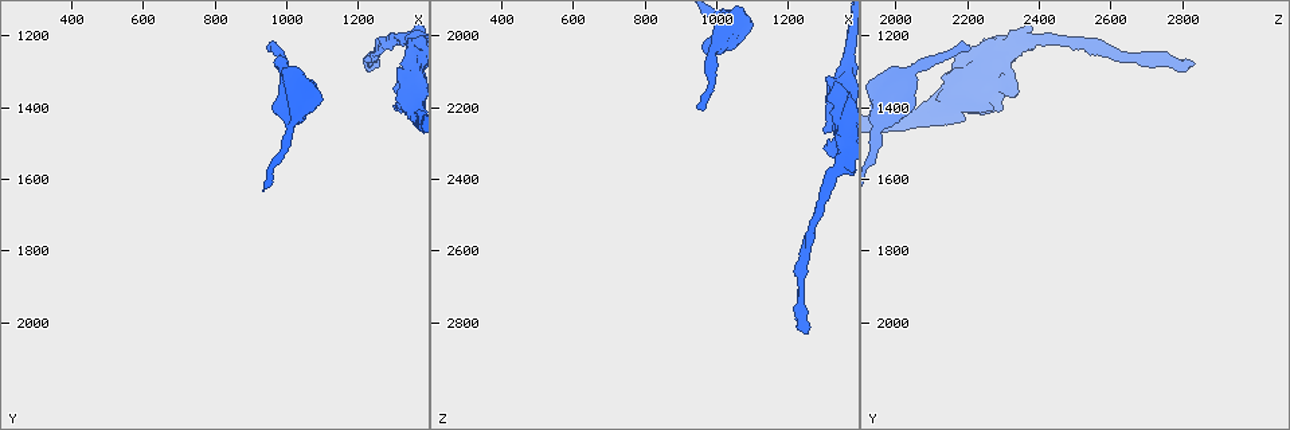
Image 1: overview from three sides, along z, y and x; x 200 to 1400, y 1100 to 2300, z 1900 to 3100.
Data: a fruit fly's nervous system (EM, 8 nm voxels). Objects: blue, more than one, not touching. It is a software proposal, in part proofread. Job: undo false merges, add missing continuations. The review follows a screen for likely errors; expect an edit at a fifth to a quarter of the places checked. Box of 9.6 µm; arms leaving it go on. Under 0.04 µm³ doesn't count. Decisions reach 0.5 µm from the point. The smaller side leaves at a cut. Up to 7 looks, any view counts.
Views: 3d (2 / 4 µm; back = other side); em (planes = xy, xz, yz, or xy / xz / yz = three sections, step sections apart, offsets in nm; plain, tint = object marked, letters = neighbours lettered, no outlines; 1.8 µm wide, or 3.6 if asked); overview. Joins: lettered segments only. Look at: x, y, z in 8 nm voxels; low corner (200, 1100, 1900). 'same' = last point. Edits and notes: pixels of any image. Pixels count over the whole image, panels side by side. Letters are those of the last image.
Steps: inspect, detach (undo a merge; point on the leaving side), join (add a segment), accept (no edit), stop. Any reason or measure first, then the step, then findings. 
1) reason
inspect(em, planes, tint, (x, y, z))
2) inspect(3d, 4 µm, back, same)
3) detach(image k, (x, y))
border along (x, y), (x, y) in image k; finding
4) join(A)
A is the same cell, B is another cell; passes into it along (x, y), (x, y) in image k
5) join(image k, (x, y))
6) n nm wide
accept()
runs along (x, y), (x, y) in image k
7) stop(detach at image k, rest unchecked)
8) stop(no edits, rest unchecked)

branch stops here
inspect(em, planes, letters, (1310, 1370, 2340))

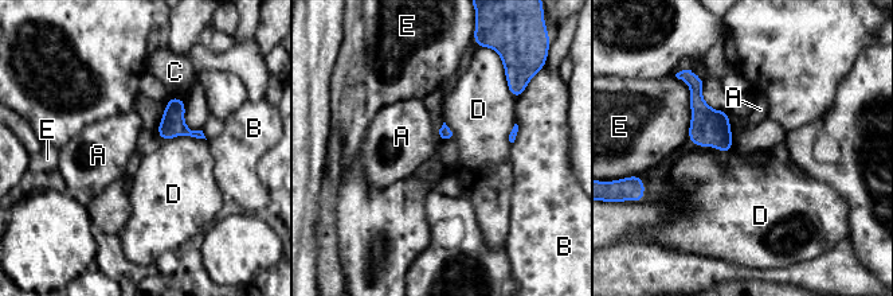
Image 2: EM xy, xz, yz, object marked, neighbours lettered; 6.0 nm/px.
accept()
A, B, C, D and E are other cells; border along (206, 139), (173, 136), (164, 141) in image 2; none of them fits

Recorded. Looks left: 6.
an open end
inspect(em, planes, plain, (950, 1230, 2200))

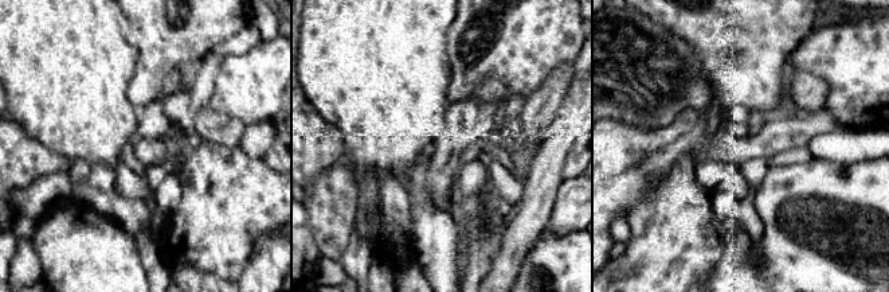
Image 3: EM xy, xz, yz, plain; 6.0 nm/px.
what lies round it
inspect(em, planes, letters, same)

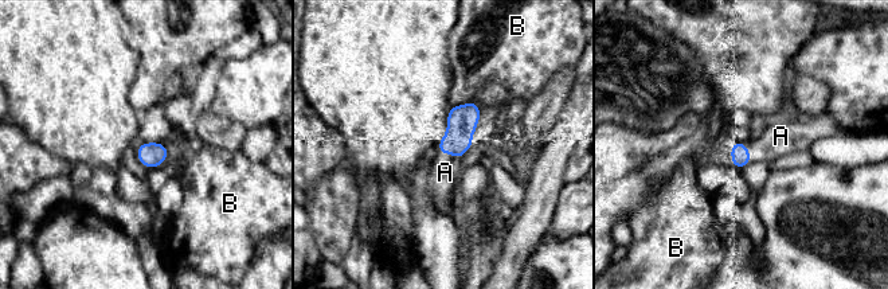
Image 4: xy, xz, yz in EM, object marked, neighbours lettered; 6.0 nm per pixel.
120 nm wide
join(A)
A is the same cell, B is another cell; it goes on there

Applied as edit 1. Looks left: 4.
free end
inspect(em, planes, letters, (960, 1400, 2030))

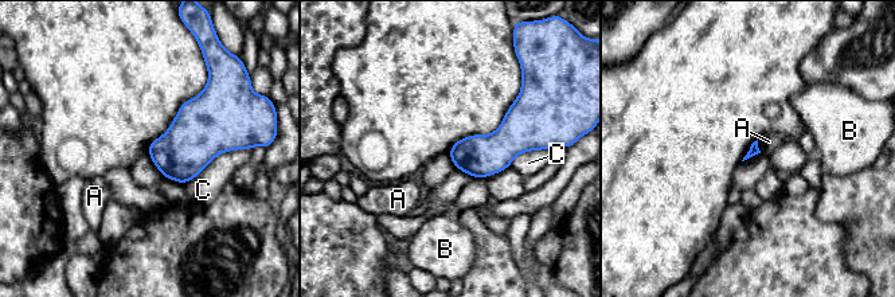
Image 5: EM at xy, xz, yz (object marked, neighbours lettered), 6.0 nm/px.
C touches over 420 nm
accept()
A, B and C are other cells; border along (448, 152), (456, 167) in image 5; no lettered segment goes on from it

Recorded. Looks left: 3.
stop(join at image 4, rest unchecked)

